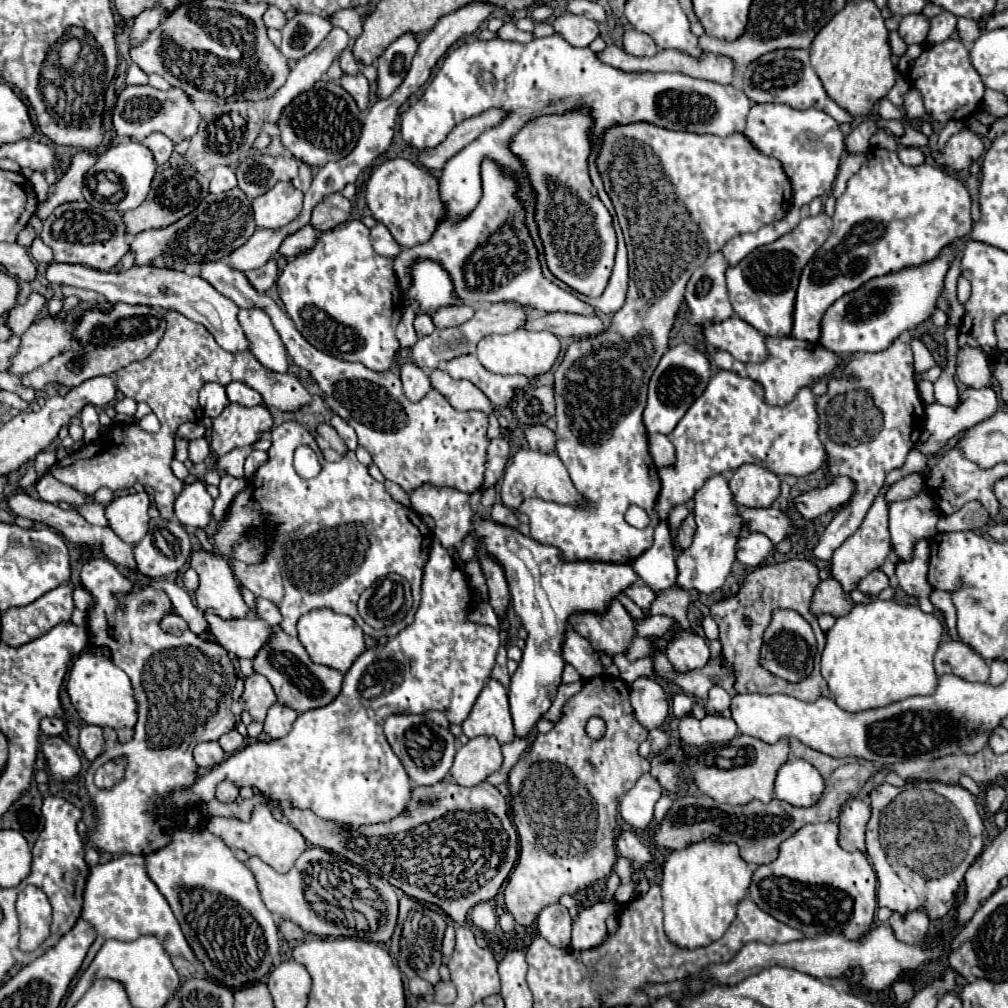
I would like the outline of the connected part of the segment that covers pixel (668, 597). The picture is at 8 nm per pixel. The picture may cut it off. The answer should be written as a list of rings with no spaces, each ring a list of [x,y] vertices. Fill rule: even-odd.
[[[673,589],[673,591],[661,591],[661,595],[655,593],[655,601],[651,603],[651,613],[653,615],[667,615],[677,619],[677,623],[685,629],[691,629],[689,619],[687,619],[687,607],[689,601],[693,599],[695,591],[683,591],[683,589]]]

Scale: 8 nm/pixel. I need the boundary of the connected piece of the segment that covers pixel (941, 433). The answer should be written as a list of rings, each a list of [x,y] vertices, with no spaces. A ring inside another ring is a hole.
[[[967,387],[961,397],[959,397],[959,403],[957,407],[947,407],[947,405],[941,405],[941,403],[931,403],[927,405],[925,409],[925,427],[927,431],[931,433],[931,437],[925,441],[925,443],[917,443],[917,447],[923,451],[923,455],[933,455],[937,453],[943,445],[947,445],[949,439],[957,437],[961,431],[977,425],[979,421],[985,421],[989,419],[995,411],[999,409],[999,397],[997,393],[991,389],[991,387],[981,387],[981,389],[971,389]]]

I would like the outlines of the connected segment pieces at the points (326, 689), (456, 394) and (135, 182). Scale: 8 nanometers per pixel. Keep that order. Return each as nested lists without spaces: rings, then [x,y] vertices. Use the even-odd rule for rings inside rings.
[[[279,625],[271,627],[269,643],[265,643],[265,647],[261,647],[261,651],[253,657],[253,671],[265,675],[271,681],[279,703],[289,705],[299,713],[329,705],[335,699],[335,695],[341,691],[341,681],[343,681],[343,673],[313,663],[305,647],[301,647],[299,639],[285,635]]]
[[[433,369],[431,375],[431,385],[457,409],[457,411],[469,411],[477,409],[483,413],[493,413],[493,405],[489,403],[487,395],[467,379],[453,379],[449,373],[443,369]]]
[[[125,141],[107,149],[91,167],[91,173],[95,175],[105,169],[115,171],[125,185],[125,197],[115,205],[117,211],[125,213],[127,209],[139,207],[145,201],[145,195],[149,193],[151,181],[155,177],[157,163],[149,147],[143,143]]]

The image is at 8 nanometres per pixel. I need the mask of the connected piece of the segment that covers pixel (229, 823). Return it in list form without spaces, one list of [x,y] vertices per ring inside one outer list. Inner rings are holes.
[[[257,805],[253,809],[253,815],[249,821],[241,821],[241,819],[233,819],[233,817],[211,817],[207,821],[207,829],[213,835],[221,837],[225,841],[225,845],[231,847],[233,851],[243,849],[247,855],[257,855],[263,863],[271,865],[279,873],[287,873],[293,867],[295,859],[307,849],[305,837],[299,831],[295,831],[289,823],[277,821],[271,815],[269,805]]]

